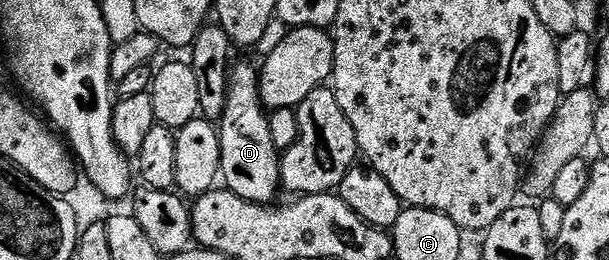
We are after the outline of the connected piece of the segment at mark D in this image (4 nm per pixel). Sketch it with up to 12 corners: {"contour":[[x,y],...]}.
{"contour":[[229,72],[217,120],[221,183],[271,205],[281,152],[259,99],[259,72]]}

